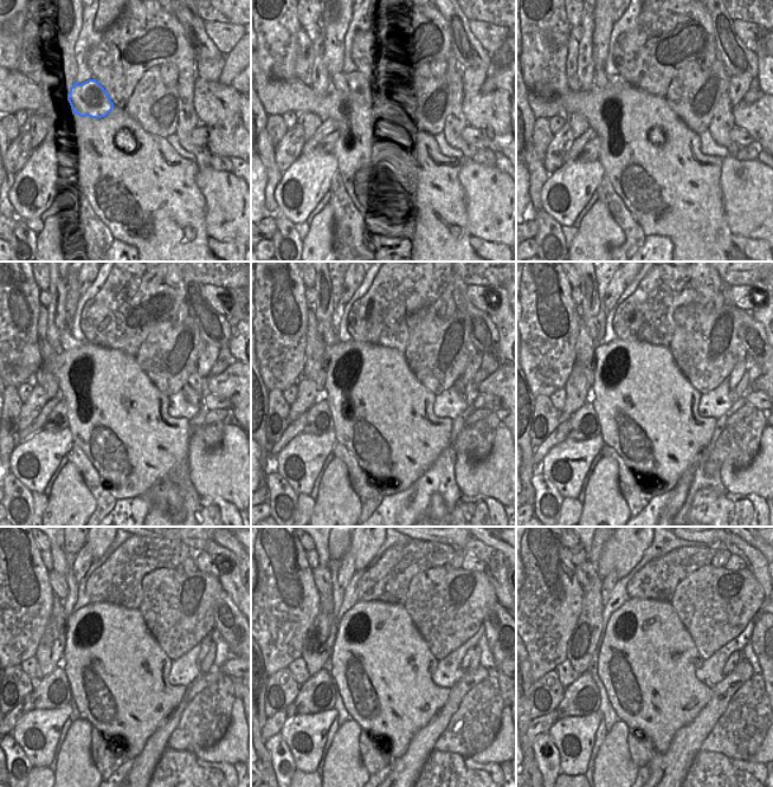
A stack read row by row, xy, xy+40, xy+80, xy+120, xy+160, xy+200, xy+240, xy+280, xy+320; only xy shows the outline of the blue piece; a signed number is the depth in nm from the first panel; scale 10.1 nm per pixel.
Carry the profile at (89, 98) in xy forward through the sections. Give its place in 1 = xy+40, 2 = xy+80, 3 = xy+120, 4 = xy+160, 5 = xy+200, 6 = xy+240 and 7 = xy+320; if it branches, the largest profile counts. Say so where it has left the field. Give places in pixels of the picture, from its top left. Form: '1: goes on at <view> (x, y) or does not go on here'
1: goes on at xy+40 (354, 82)
2: goes on at xy+80 (601, 79)
3: goes on at xy+120 (68, 341)
4: goes on at xy+160 (330, 336)
5: goes on at xy+200 (592, 324)
6: goes on at xy+240 (58, 581)
7: goes on at xy+320 (586, 571)

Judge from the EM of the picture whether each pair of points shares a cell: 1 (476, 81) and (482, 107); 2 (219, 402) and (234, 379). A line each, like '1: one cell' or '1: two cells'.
1: two cells
2: two cells

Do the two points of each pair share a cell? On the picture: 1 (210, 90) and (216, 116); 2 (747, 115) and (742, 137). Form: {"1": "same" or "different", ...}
{"1": "same", "2": "different"}

